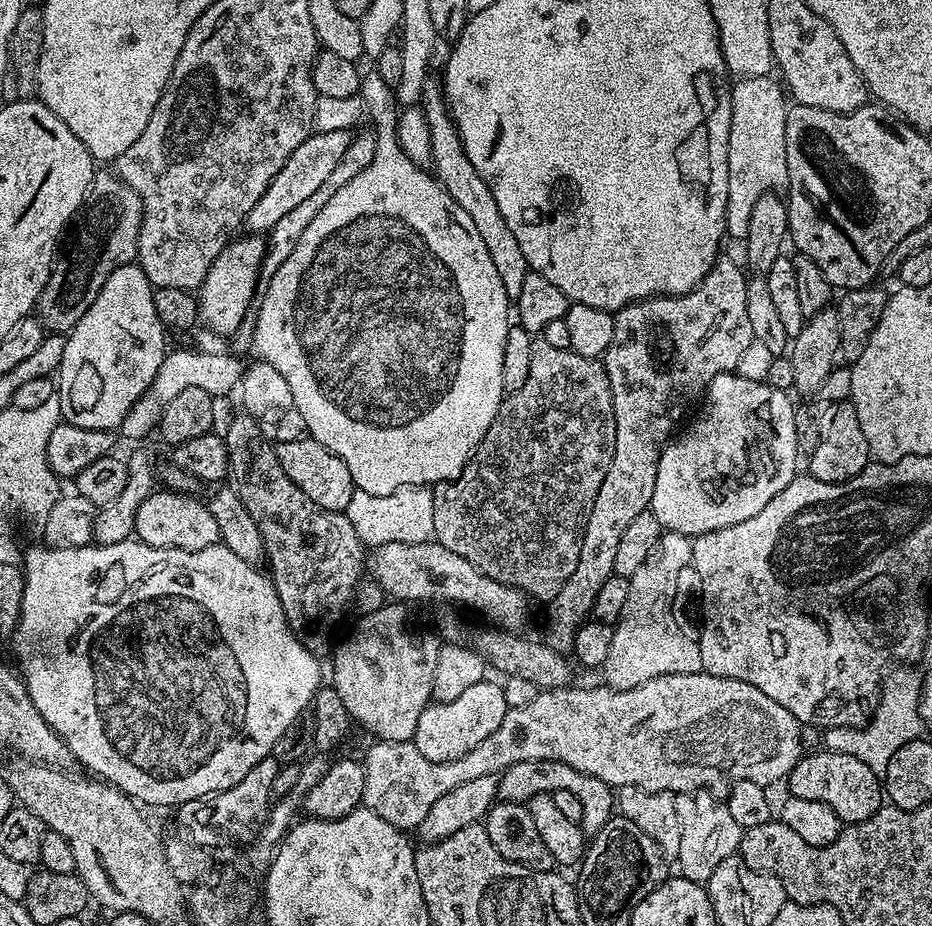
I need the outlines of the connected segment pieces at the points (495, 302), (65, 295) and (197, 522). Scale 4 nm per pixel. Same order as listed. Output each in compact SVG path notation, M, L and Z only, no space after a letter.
M368 70L363 73L360 81L360 91L358 93L361 100L364 102L364 110L367 119L373 120L375 136L377 138L377 149L374 150L374 160L370 162L370 166L366 166L360 174L354 176L347 182L346 186L342 186L340 190L320 210L315 214L314 220L310 222L306 230L303 231L301 240L297 244L290 258L278 267L272 280L267 281L266 288L268 290L264 294L264 301L261 302L260 308L256 312L256 332L253 334L251 347L256 348L256 352L261 361L270 366L274 366L274 370L278 370L278 374L282 374L282 378L286 378L286 386L290 386L290 394L292 395L292 407L298 410L298 414L302 414L302 418L306 421L308 427L308 436L313 440L317 440L322 446L326 446L326 450L330 450L338 458L342 458L342 462L346 462L346 466L350 470L350 478L353 485L359 491L366 494L390 494L399 488L405 488L411 484L423 484L425 486L435 486L441 482L455 480L456 476L466 465L468 459L472 456L472 451L480 444L480 440L486 434L486 430L490 430L490 422L494 422L494 414L498 414L500 403L504 401L506 395L502 386L502 350L506 350L506 334L510 327L510 301L506 294L506 286L502 286L502 278L498 278L498 270L494 267L494 261L490 259L490 253L486 251L486 245L482 243L482 237L478 234L478 229L474 226L470 214L466 214L466 210L462 210L462 206L458 206L458 202L454 202L454 198L450 198L448 191L440 184L435 175L424 173L425 169L421 165L412 161L408 157L403 146L399 143L399 120L401 109L396 102L396 94L393 88L386 86L386 82L382 82L382 78L375 70Z
M97 171L88 187L88 195L79 212L69 223L52 261L52 273L40 295L38 319L52 334L67 334L80 321L82 314L98 298L98 290L106 286L106 278L116 268L137 259L136 247L144 207L138 194L115 171Z
M156 490L138 506L134 536L142 544L155 548L177 548L193 552L220 543L220 531L214 514L203 499L187 492Z

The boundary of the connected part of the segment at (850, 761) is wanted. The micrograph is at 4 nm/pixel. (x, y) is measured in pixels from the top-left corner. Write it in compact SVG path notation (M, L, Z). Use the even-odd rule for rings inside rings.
M851 750L843 752L812 752L801 755L800 761L789 771L786 777L788 796L807 798L813 802L826 802L834 814L843 820L845 825L857 824L870 818L882 806L882 780L860 756Z

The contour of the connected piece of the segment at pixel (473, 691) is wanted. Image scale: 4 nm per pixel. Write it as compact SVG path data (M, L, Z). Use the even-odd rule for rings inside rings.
M488 683L470 686L470 690L462 690L458 698L429 703L422 710L422 718L418 718L418 730L414 737L416 749L422 758L430 758L430 762L450 762L454 758L462 758L462 754L470 754L478 742L502 726L502 718L509 709L504 689L499 683Z

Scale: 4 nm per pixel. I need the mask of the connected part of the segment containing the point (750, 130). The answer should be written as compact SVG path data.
M746 76L731 85L728 201L724 230L729 237L733 236L740 242L747 241L750 214L754 214L754 206L758 200L783 189L788 182L786 122L790 104L786 99L785 89L774 81L772 76Z

